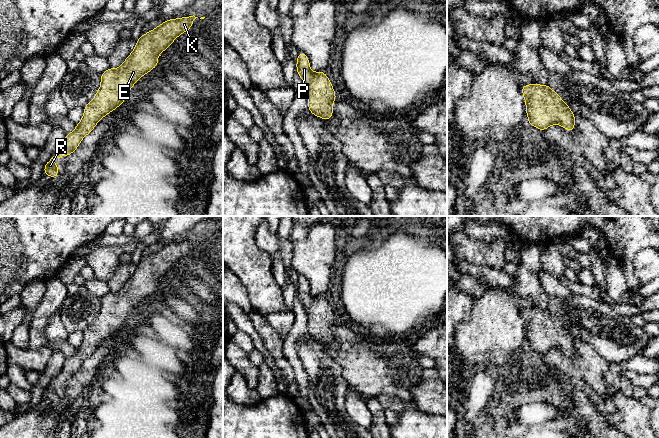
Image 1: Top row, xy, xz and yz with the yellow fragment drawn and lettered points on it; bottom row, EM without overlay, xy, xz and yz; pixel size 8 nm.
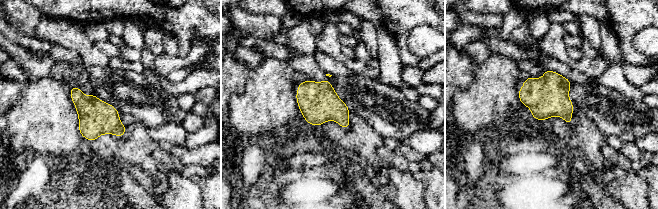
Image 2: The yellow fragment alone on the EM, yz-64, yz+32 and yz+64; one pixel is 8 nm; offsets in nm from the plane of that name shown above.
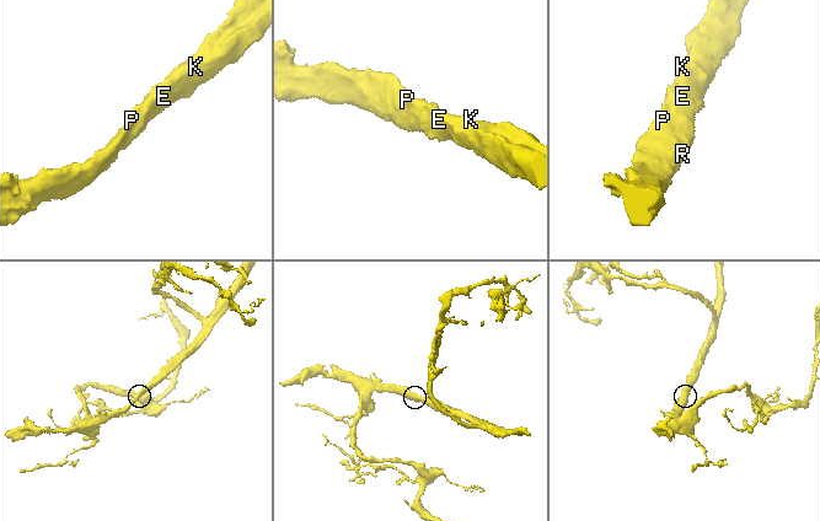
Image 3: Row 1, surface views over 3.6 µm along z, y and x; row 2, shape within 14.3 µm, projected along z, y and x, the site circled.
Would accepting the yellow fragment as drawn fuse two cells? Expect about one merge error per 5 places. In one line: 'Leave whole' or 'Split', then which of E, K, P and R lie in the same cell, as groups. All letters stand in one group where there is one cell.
Leave whole. Groups: E K P R

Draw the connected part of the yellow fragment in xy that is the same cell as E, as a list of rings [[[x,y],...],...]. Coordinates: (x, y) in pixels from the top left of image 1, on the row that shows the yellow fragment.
[[[197,17],[169,19],[148,33],[141,35],[131,54],[117,69],[103,72],[94,99],[84,107],[84,114],[74,131],[66,134],[57,158],[69,156],[96,124],[126,100],[132,86],[143,75],[157,67],[158,56],[182,33],[191,29]]]

